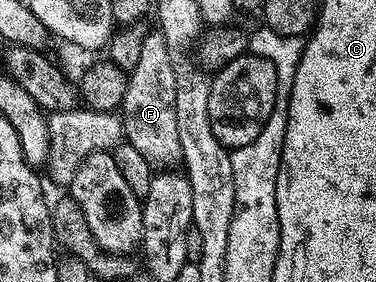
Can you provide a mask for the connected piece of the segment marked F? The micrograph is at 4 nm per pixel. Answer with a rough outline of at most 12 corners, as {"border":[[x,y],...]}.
{"border":[[163,31],[128,72],[122,132],[154,170],[183,161]]}

